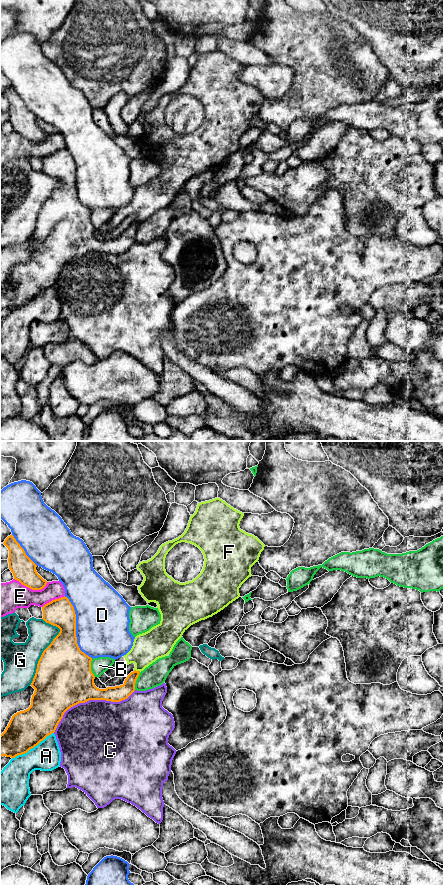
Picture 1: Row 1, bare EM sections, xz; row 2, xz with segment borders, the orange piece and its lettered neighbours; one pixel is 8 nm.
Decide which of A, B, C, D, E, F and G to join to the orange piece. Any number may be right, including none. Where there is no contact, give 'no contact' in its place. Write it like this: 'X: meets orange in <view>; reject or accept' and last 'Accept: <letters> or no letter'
A: meets orange in xz; reject
B: meets orange in xz; reject
C: meets orange in xz; reject
D: meets orange in xz; reject
E: meets orange in xz; reject
F: meets orange in xz; reject
G: meets orange in xz; reject
Accept: no letter

